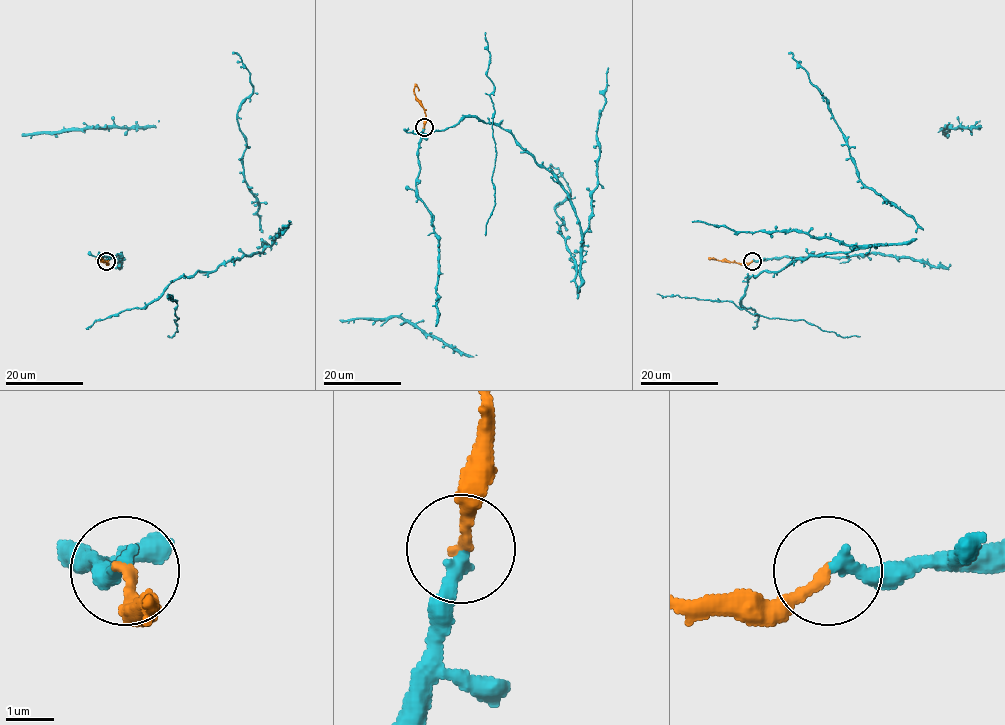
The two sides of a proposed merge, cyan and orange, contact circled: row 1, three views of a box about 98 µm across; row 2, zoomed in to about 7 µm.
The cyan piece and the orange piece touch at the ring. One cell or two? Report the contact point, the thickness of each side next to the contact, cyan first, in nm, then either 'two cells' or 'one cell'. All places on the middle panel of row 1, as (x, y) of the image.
at (424, 127); 320 nm thick on the cyan side, 240 nm on the other; one cell

